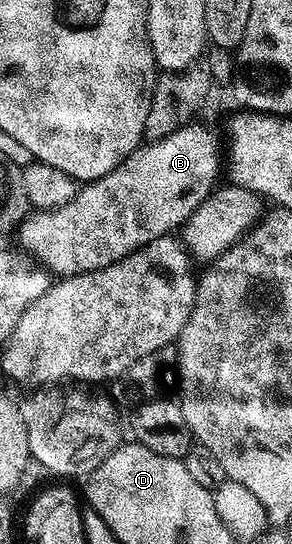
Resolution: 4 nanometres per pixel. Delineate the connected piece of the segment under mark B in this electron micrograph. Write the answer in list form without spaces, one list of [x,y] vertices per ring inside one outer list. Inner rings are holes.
[[[199,122],[186,123],[181,129],[169,133],[169,137],[140,146],[139,150],[105,177],[94,183],[82,184],[69,205],[56,211],[35,211],[28,214],[19,224],[18,246],[34,256],[52,276],[66,277],[105,269],[105,265],[121,261],[154,239],[178,232],[197,207],[216,190],[220,182],[219,175],[221,179],[221,139],[219,143],[218,137]]]

